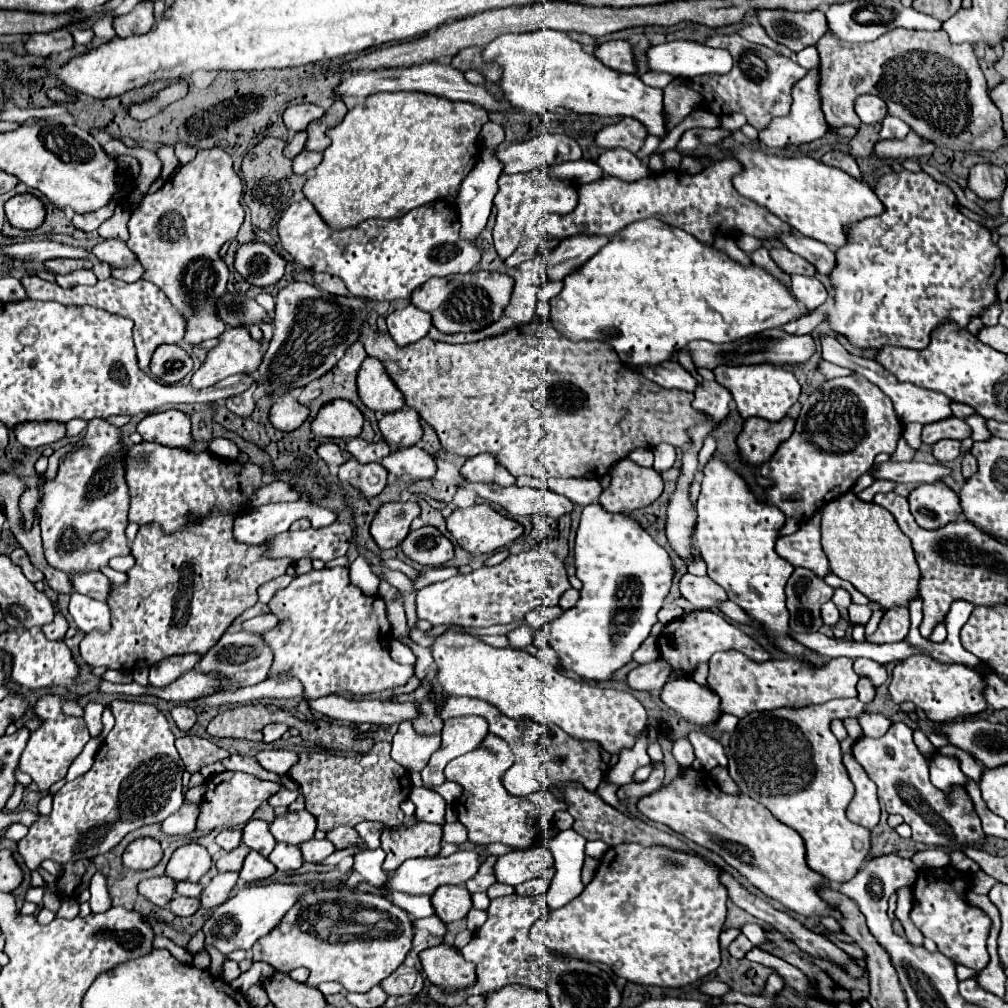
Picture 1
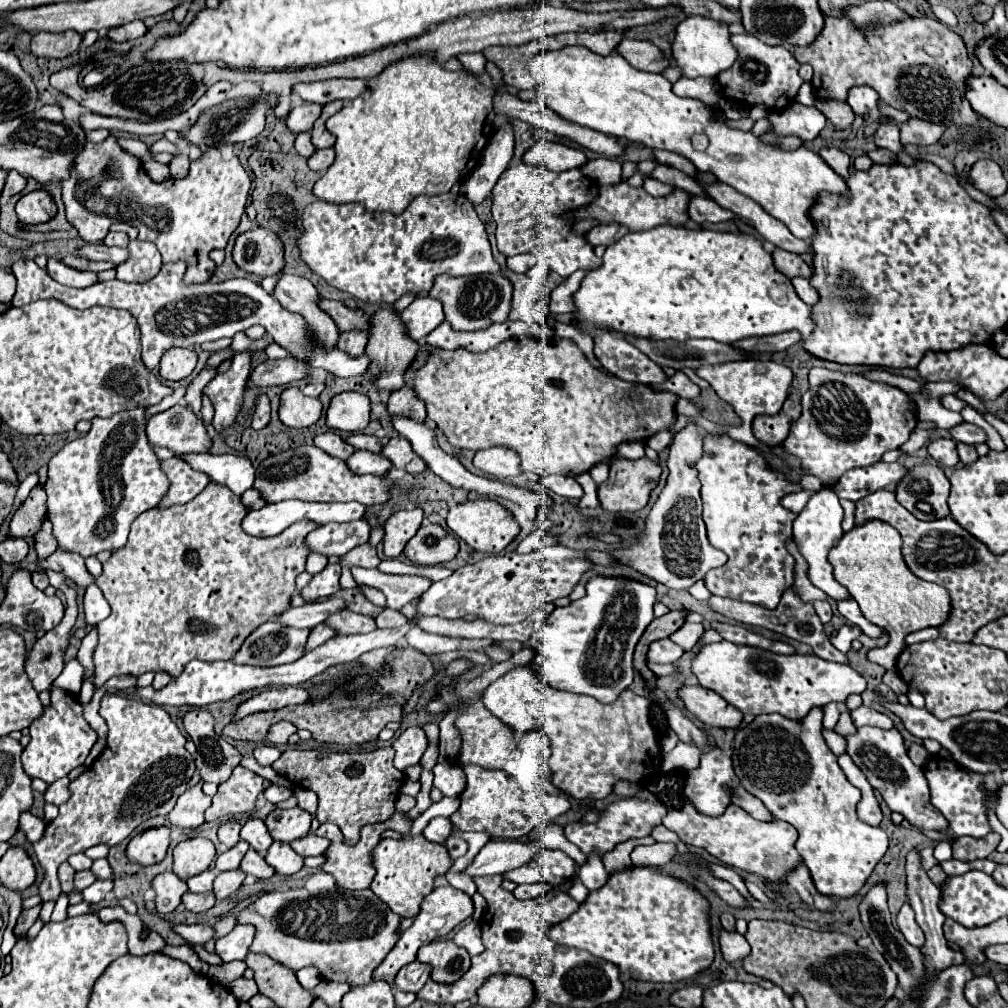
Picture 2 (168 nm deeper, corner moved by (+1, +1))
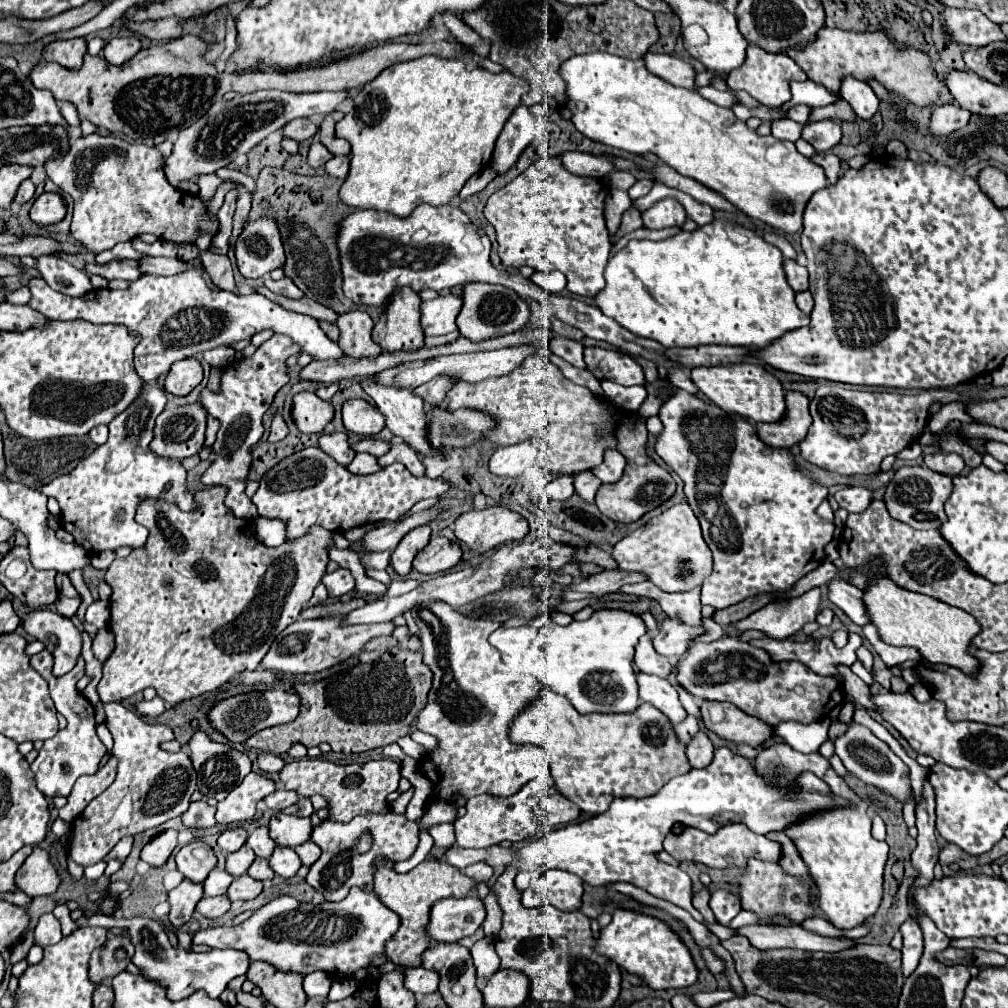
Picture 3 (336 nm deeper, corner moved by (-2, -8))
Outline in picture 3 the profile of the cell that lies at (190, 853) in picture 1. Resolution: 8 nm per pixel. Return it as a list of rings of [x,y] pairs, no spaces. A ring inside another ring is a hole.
[[[201,840],[183,846],[177,852],[175,860],[177,860],[177,870],[191,882],[203,882],[209,876],[209,872],[217,866],[217,858],[211,846],[207,846]]]

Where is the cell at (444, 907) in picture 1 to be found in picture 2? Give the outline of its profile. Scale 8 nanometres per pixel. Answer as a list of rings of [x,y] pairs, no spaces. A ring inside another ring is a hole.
[[[450,885],[436,887],[432,893],[428,893],[428,895],[424,897],[422,907],[420,907],[420,913],[416,915],[414,923],[400,935],[400,939],[398,939],[398,943],[394,945],[392,953],[390,953],[390,955],[380,963],[380,967],[374,971],[374,973],[376,973],[376,975],[374,975],[374,981],[384,979],[384,981],[392,983],[394,977],[396,977],[396,973],[400,971],[400,967],[404,967],[404,965],[408,965],[408,963],[412,963],[412,961],[416,959],[418,947],[426,945],[426,943],[430,943],[430,941],[434,941],[434,939],[438,939],[438,937],[448,935],[456,925],[460,925],[464,919],[468,919],[468,917],[472,915],[472,909],[474,909],[472,899],[470,899],[464,891],[458,891],[458,889],[450,887]]]

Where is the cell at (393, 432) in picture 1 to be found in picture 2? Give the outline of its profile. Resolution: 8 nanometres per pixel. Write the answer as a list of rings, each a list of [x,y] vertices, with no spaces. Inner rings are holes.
[[[404,387],[400,391],[394,391],[388,399],[388,415],[408,415],[408,419],[416,419],[418,423],[424,423],[426,419],[426,407],[424,403],[414,395],[412,387]]]

